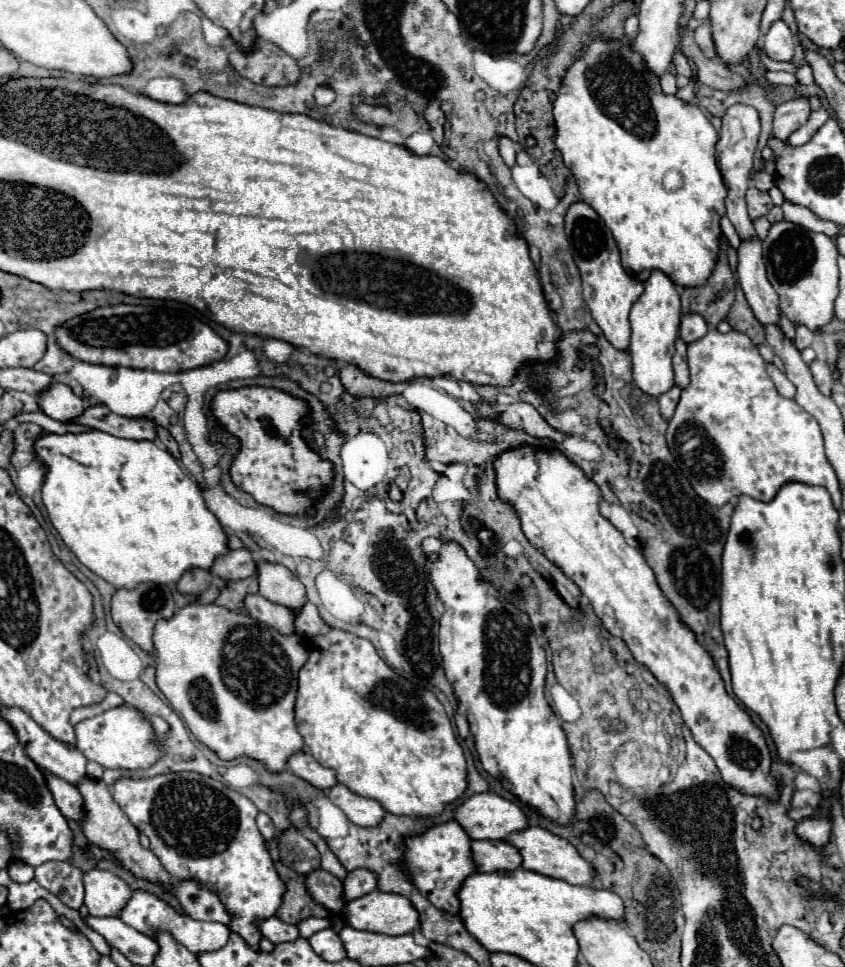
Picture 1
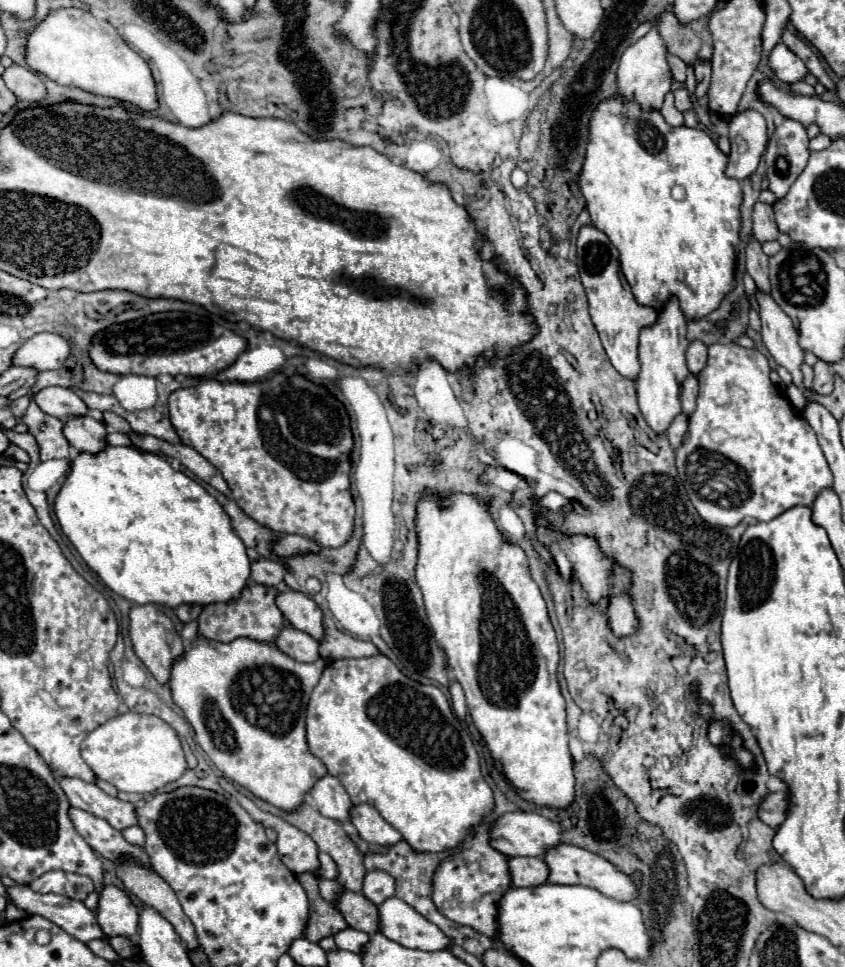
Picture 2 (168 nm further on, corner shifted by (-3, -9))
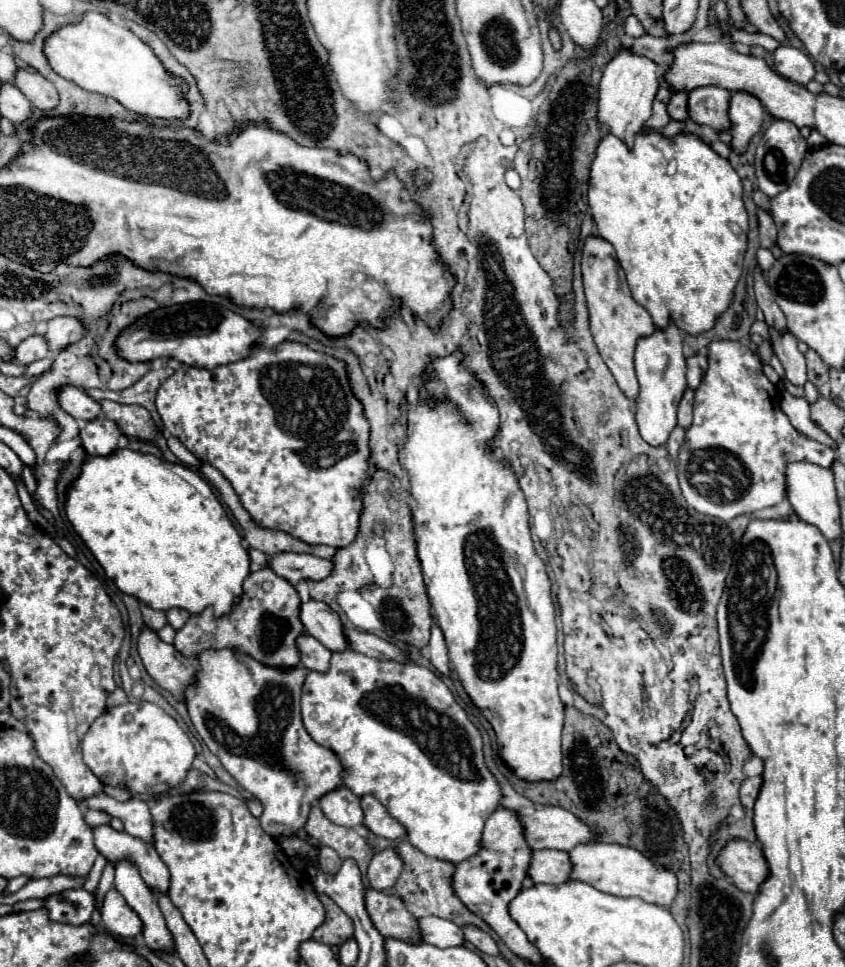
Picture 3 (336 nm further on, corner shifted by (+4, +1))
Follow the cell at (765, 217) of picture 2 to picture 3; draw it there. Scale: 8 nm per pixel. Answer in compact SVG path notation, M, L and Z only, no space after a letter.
M759 210L759 238L761 238L761 246L763 248L773 248L775 242L777 242L777 228L775 228L775 222L771 218L769 212L765 210Z

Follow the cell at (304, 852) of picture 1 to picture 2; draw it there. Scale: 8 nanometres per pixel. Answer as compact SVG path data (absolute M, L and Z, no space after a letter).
M318 852L318 860L320 860L320 868L314 872L314 876L316 876L316 878L334 880L336 874L338 874L334 860L332 860L328 854L324 854L324 852Z

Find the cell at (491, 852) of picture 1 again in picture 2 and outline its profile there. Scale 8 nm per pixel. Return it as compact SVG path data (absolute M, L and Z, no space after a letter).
M508 858L512 886L536 886L546 882L548 866L540 858Z

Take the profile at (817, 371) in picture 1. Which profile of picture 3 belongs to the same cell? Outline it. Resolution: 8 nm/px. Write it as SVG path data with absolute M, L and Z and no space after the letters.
M807 350L805 352L805 360L807 360L809 382L813 382L817 388L821 388L829 380L829 368L827 368L827 364L821 360L821 356L815 350Z

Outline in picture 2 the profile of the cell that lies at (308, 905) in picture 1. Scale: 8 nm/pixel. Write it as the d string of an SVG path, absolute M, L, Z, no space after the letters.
M308 872L298 874L296 878L300 886L306 890L310 902L308 922L304 926L304 938L308 938L310 942L318 942L324 936L334 936L338 930L346 928L346 922L340 916L340 912L336 912L334 906L330 902L324 902L324 898L320 896L318 880Z

